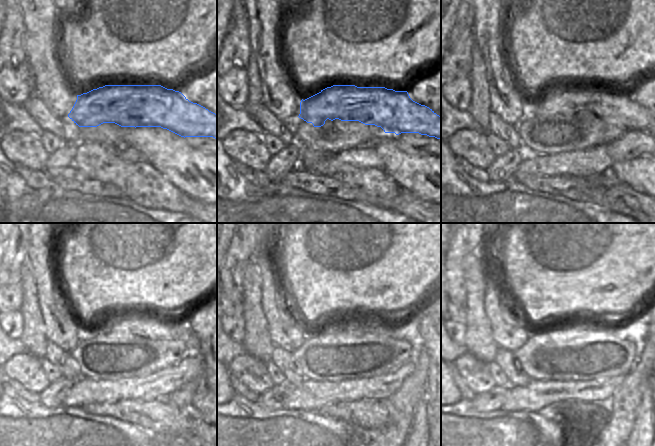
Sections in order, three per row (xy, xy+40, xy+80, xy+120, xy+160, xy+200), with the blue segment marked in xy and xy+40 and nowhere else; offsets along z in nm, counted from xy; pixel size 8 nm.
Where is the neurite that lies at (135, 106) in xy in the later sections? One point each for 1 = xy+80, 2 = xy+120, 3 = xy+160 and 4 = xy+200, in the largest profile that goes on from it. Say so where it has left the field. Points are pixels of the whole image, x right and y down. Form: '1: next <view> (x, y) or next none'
1: next xy+80 (620, 109)
2: next xy+120 (120, 330)
3: next xy+160 (345, 333)
4: next xy+200 (567, 334)

